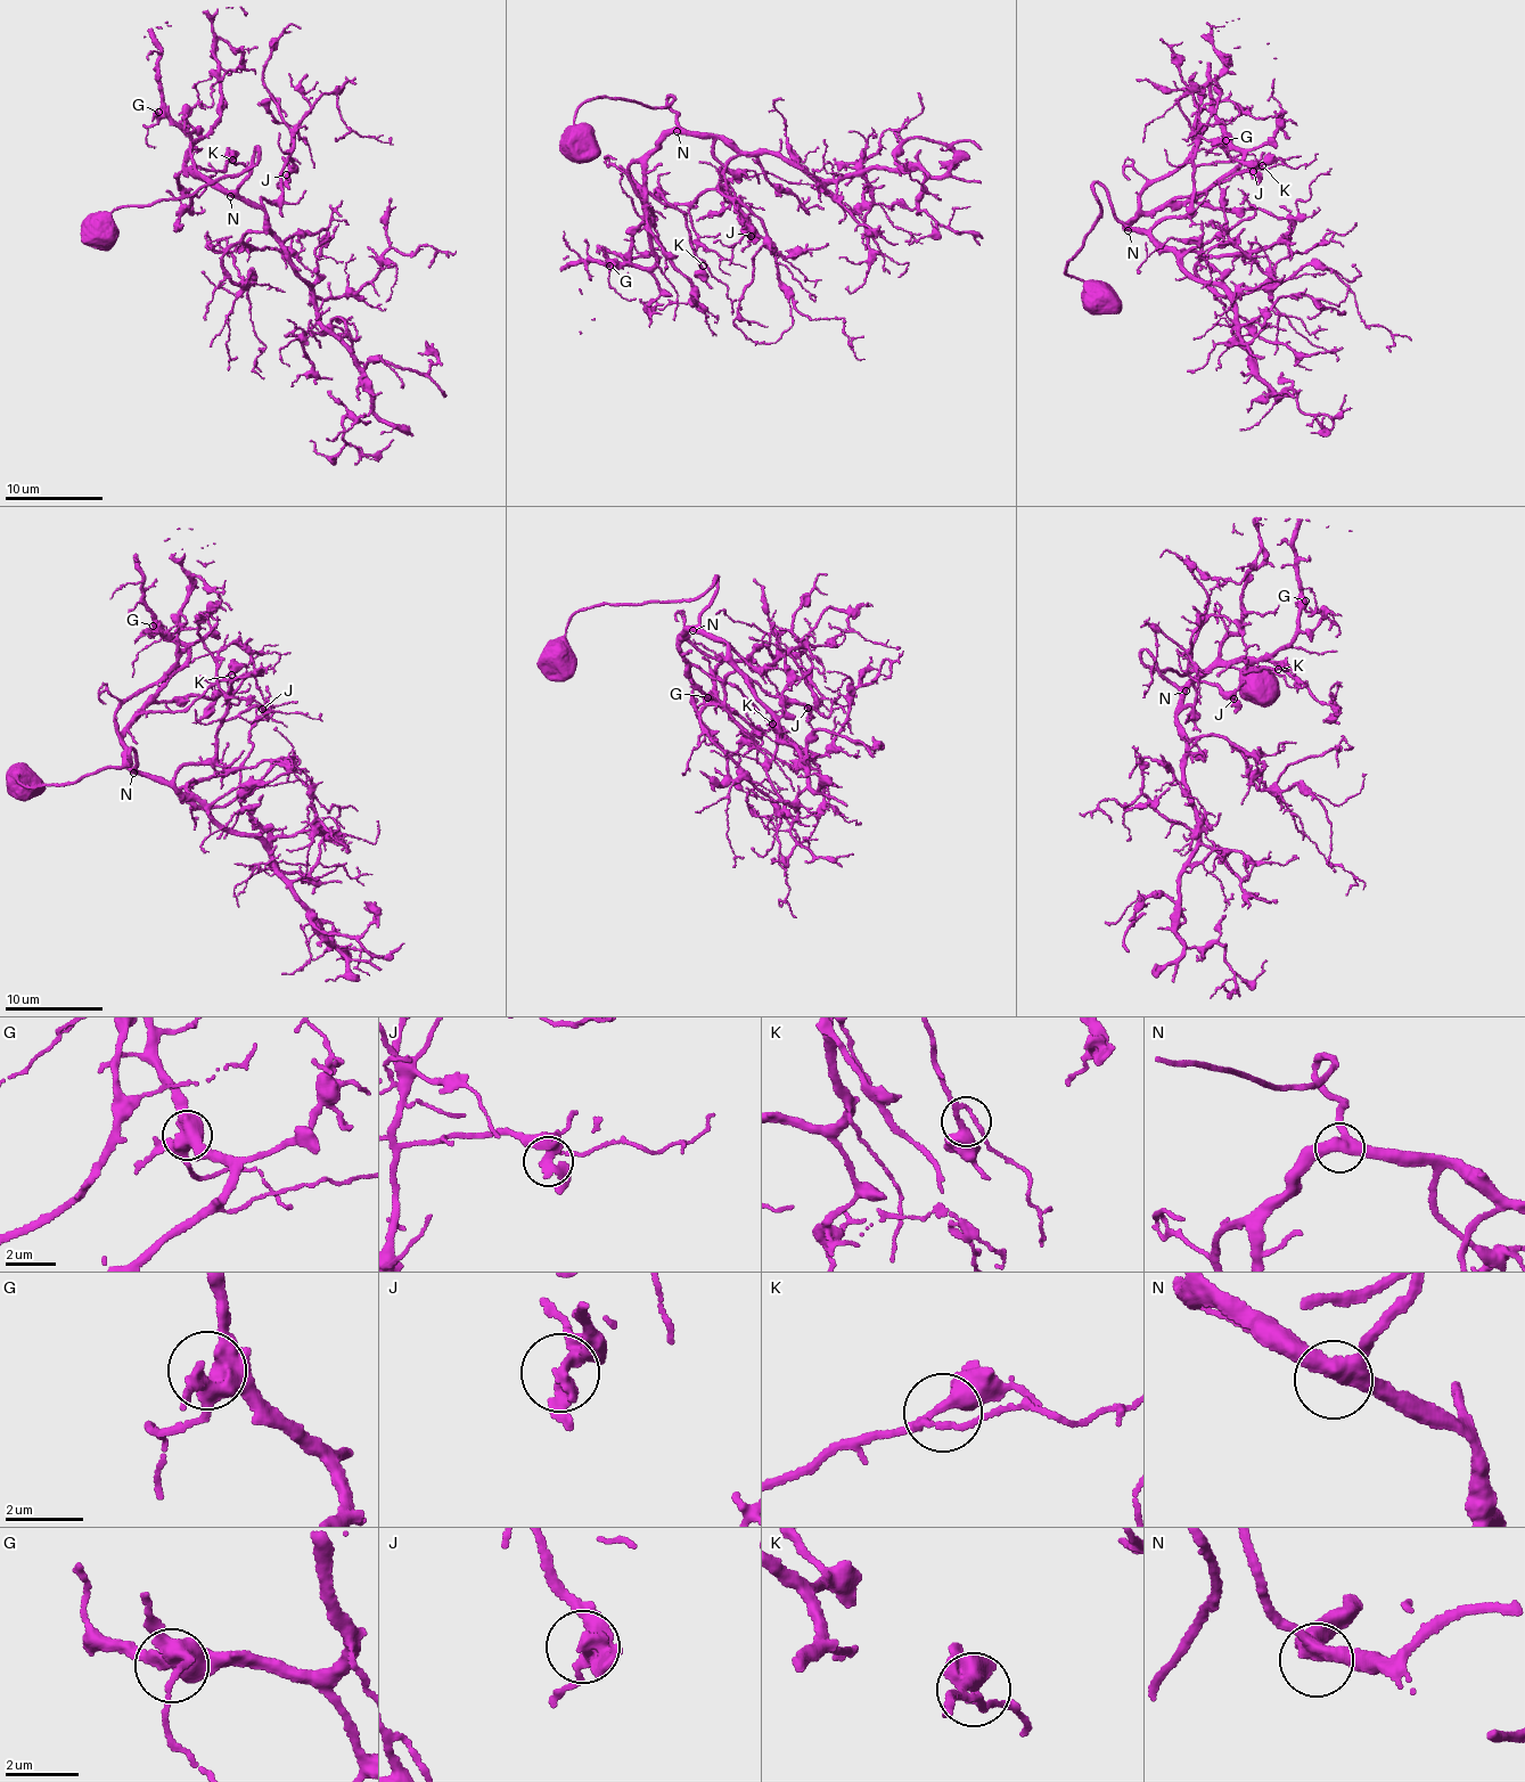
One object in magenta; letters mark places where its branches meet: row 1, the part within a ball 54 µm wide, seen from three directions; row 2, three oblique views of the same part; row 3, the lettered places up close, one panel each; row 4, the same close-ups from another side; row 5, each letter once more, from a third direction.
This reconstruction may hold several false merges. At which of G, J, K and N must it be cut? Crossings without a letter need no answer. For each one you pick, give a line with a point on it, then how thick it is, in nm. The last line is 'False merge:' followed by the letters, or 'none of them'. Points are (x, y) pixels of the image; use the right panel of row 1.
False merge: none of them

